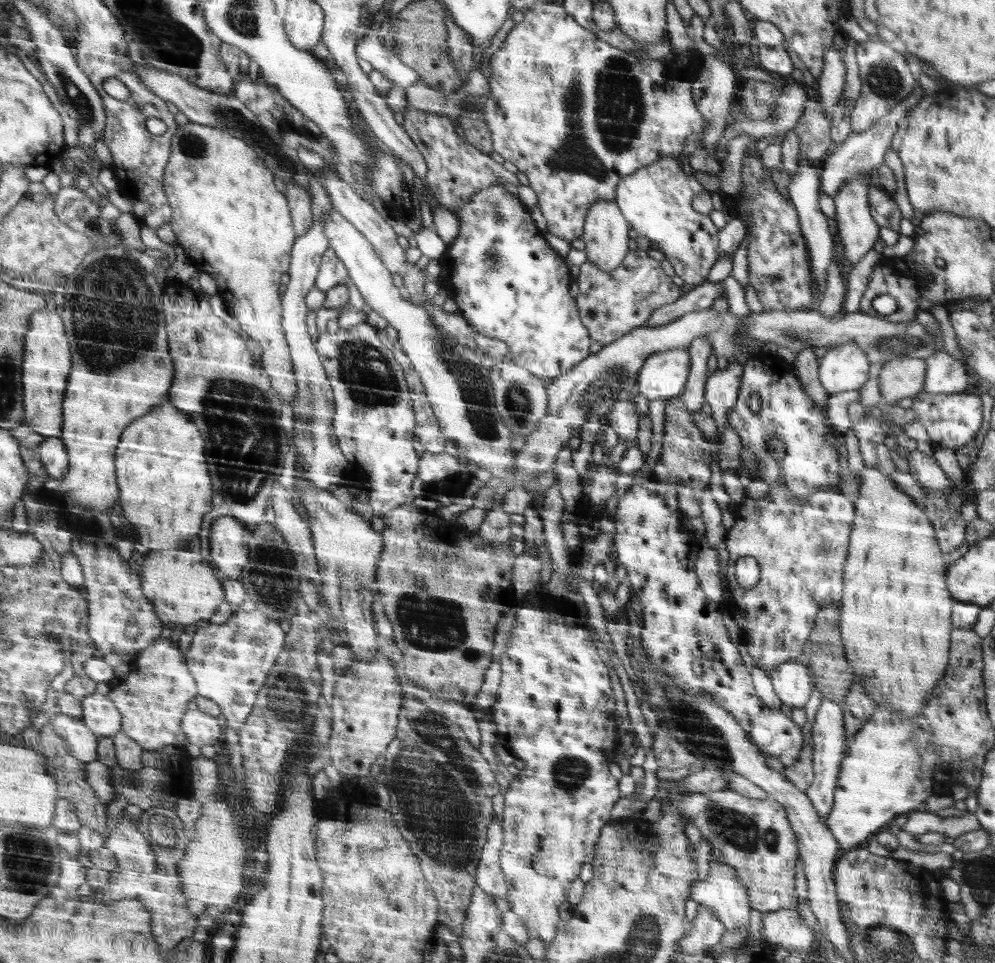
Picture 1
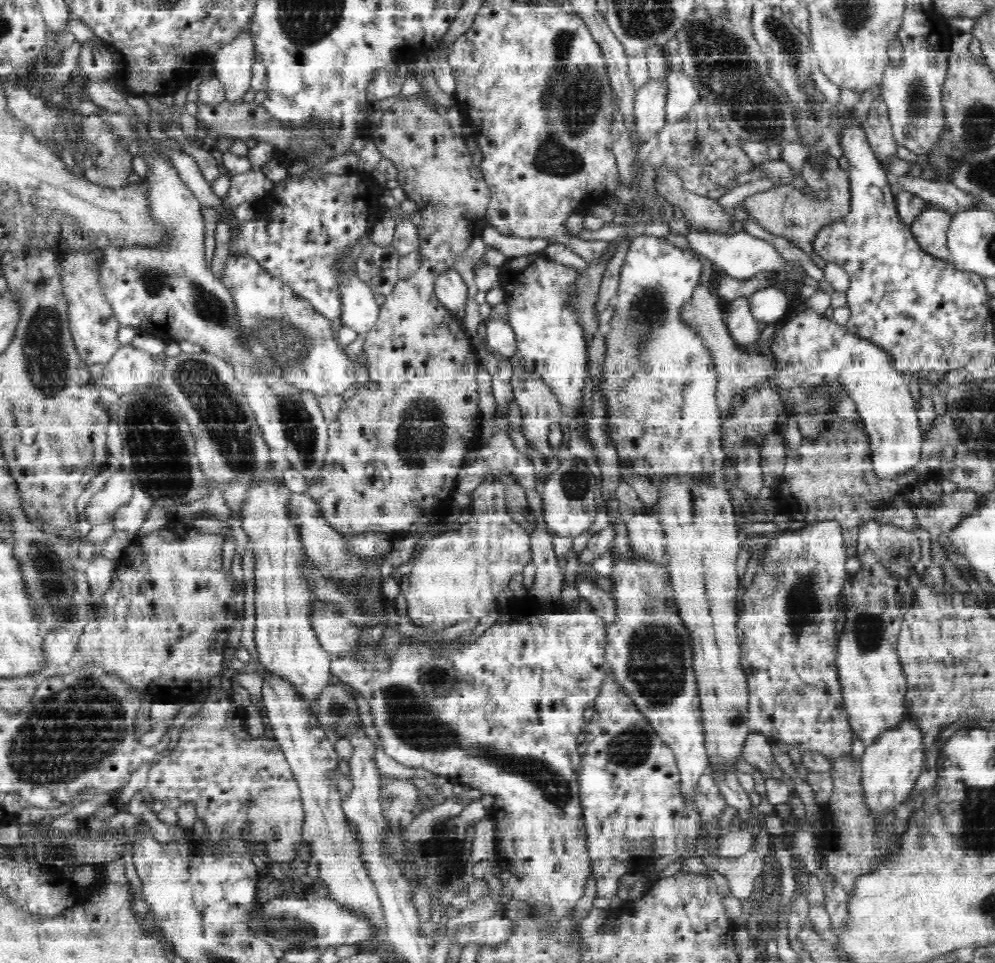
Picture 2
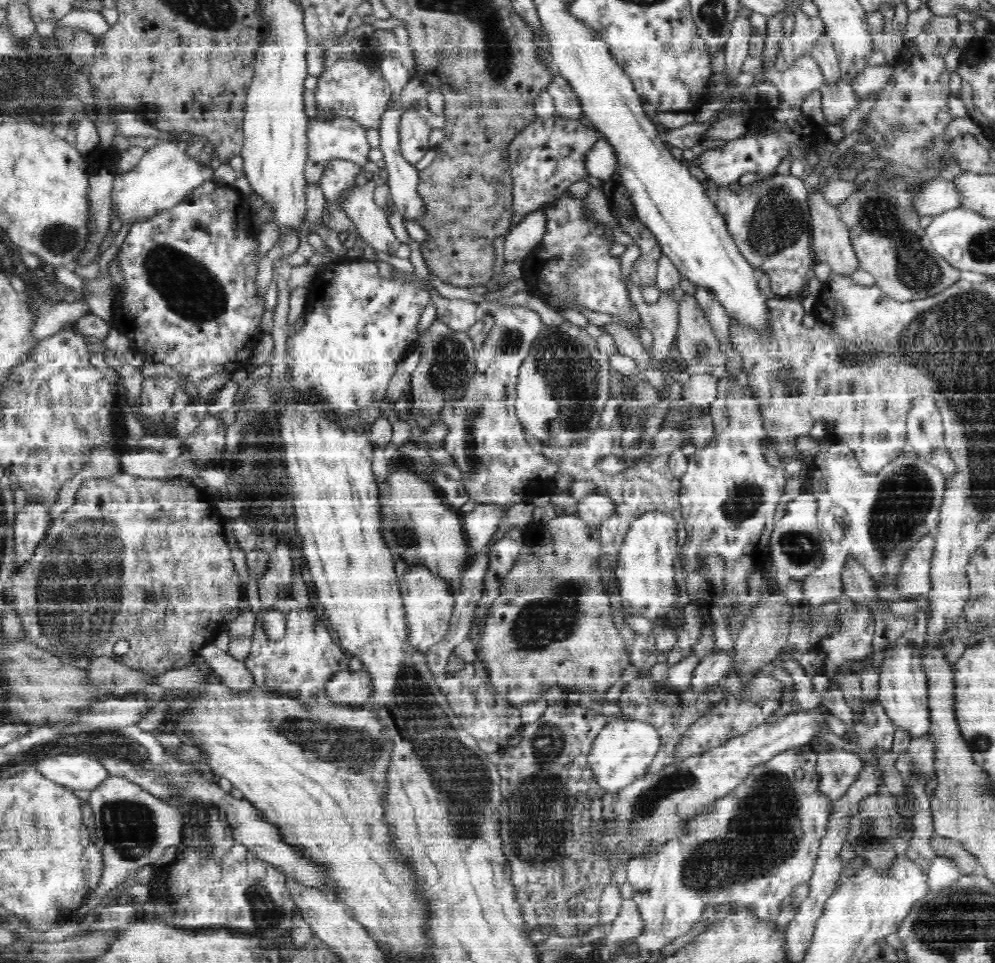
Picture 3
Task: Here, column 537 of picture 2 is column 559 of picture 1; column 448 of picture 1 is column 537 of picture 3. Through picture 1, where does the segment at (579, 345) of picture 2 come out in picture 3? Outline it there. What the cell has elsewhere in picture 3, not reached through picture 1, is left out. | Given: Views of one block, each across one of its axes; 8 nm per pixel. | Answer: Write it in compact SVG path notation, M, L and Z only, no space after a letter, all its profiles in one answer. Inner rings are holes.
M566 194L552 202L548 208L548 232L544 236L542 248L532 250L530 258L524 262L524 280L530 286L530 294L534 296L560 296L568 298L578 306L584 306L594 312L606 312L610 316L620 318L632 332L644 330L642 316L634 302L628 296L626 284L620 272L620 258L610 256L612 242L602 238L604 226L590 226L584 218L584 202L566 198Z

